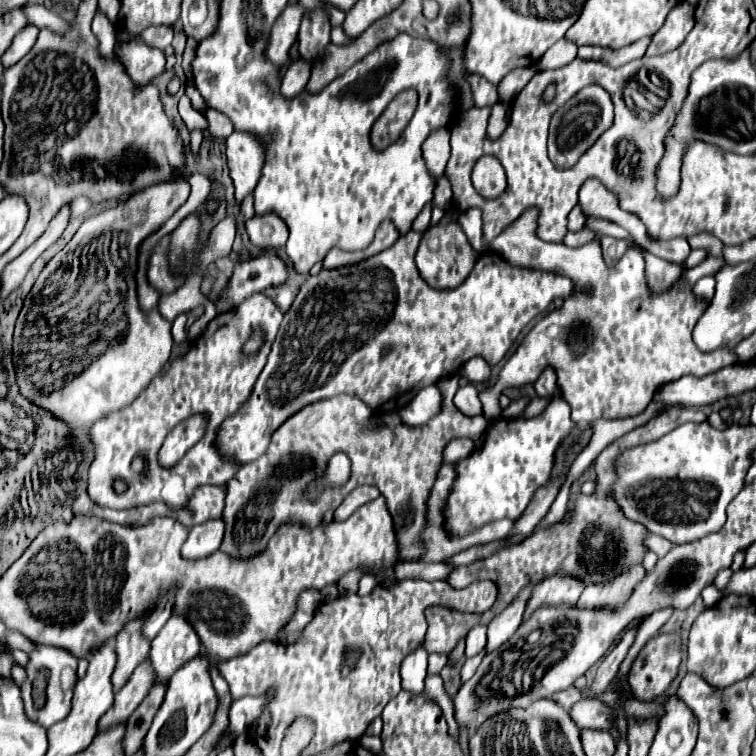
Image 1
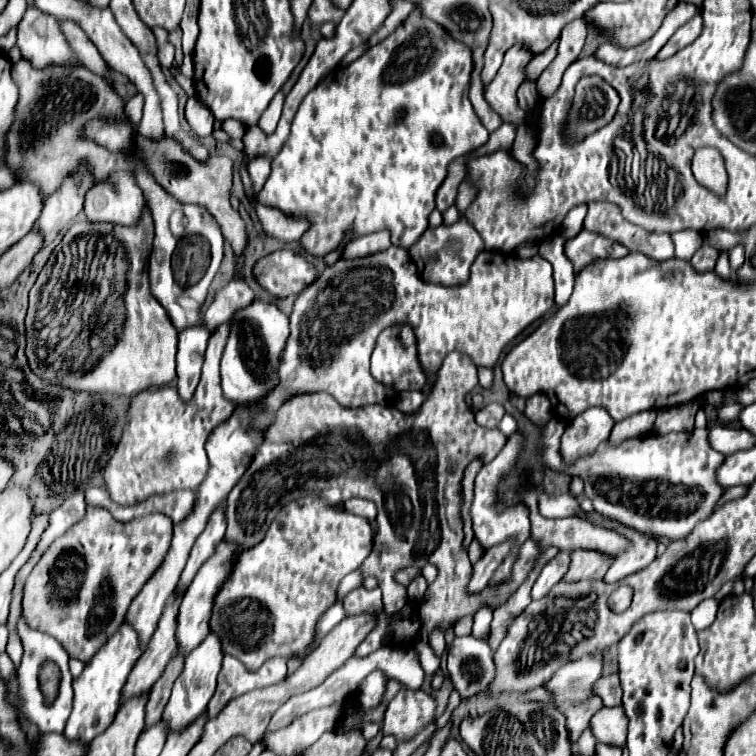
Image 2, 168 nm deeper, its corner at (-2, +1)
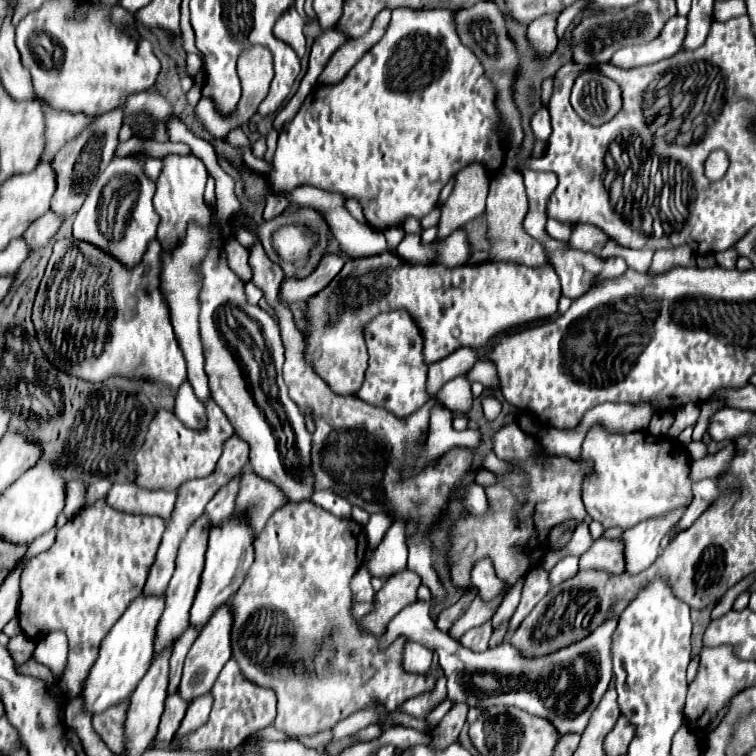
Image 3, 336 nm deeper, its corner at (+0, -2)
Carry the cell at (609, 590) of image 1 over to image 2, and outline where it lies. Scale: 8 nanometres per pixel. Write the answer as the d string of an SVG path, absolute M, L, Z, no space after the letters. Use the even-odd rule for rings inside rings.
M590 521L592 525L599 525L604 529L610 529L630 541L630 545L616 555L612 567L608 569L604 583L616 583L624 579L626 575L632 575L644 567L648 567L656 559L656 537L650 533L642 533L638 529L632 529L628 525L620 523L604 523L604 521Z

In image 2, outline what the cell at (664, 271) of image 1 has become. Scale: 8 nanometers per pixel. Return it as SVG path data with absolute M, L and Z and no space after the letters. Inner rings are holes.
M703 243L700 249L693 255L691 264L697 271L712 271L715 268L719 254L719 250Z

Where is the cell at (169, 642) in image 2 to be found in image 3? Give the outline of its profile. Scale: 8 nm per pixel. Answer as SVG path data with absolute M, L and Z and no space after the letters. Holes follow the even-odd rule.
M202 516L200 520L196 520L192 524L192 528L188 530L188 536L184 538L184 542L180 544L180 552L176 558L176 572L168 584L166 590L166 606L164 606L164 614L160 618L160 624L156 628L156 640L154 640L154 658L164 652L164 648L170 648L174 644L174 640L178 640L184 634L184 628L188 628L188 612L196 594L196 588L200 584L200 574L204 568L204 554L206 554L206 540L208 540L208 518Z

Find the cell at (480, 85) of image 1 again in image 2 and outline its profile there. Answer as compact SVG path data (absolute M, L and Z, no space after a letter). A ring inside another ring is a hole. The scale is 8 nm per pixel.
M514 45L506 51L506 63L498 69L494 81L486 87L486 101L498 109L504 121L522 125L526 113L518 107L516 101L516 89L526 79L526 65L534 53L528 45Z

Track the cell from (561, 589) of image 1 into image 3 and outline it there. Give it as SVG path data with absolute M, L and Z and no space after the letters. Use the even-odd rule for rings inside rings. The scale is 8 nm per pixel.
M598 538L594 544L580 556L580 570L604 570L608 574L624 572L624 554L622 542Z

